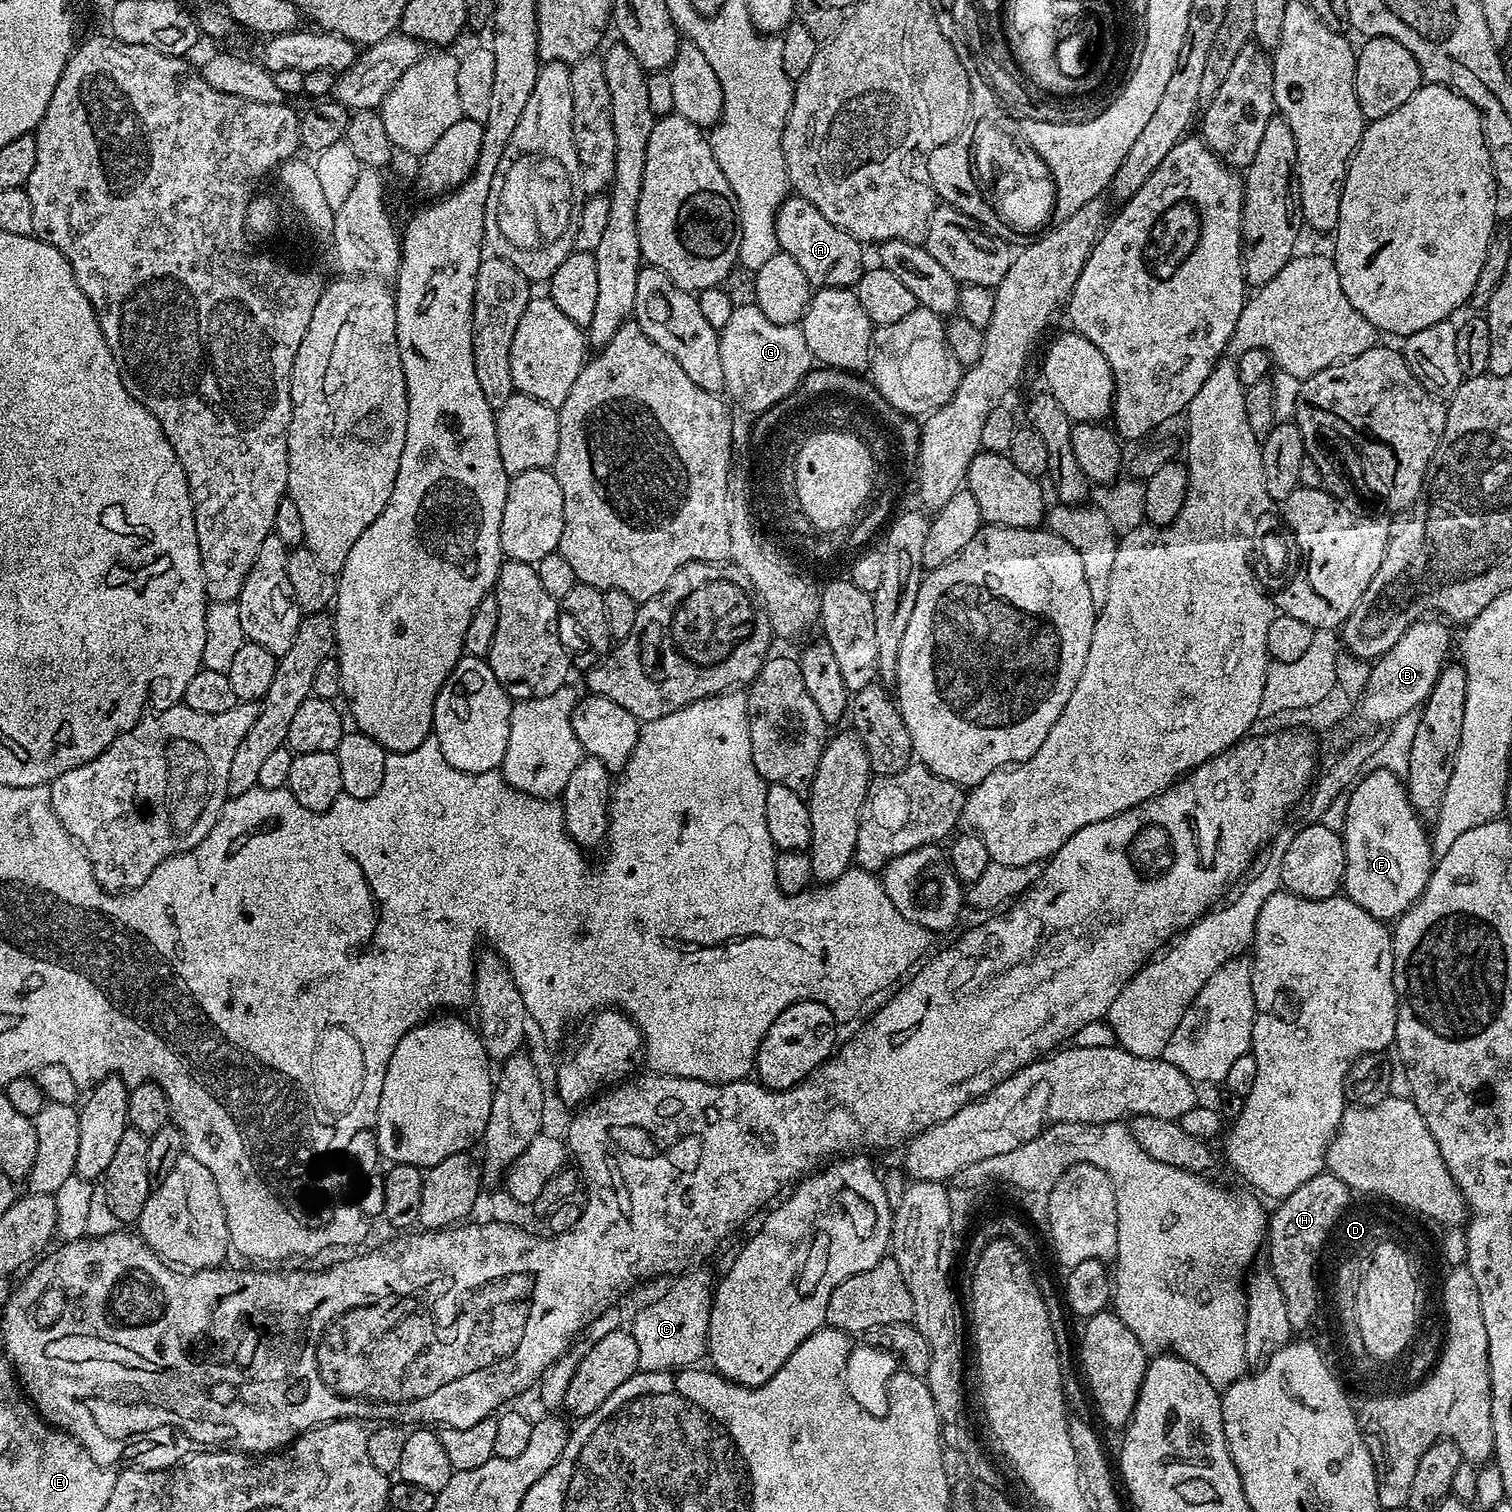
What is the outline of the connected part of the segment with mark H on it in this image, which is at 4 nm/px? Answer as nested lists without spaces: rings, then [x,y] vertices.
[[[1328,1177],[1310,1178],[1310,1182],[1302,1182],[1294,1194],[1290,1194],[1275,1205],[1276,1213],[1271,1213],[1268,1227],[1266,1229],[1266,1256],[1268,1252],[1268,1264],[1272,1277],[1282,1286],[1282,1298],[1286,1298],[1286,1310],[1290,1313],[1290,1326],[1302,1324],[1308,1319],[1308,1313],[1312,1312],[1315,1303],[1315,1288],[1312,1283],[1312,1262],[1316,1256],[1316,1249],[1324,1239],[1324,1233],[1329,1224],[1335,1220],[1337,1212],[1340,1212],[1341,1205],[1345,1202],[1344,1185],[1336,1183]]]

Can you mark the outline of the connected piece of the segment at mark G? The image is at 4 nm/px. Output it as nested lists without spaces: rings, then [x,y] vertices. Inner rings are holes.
[[[751,304],[750,306],[738,306],[733,308],[730,314],[729,321],[726,322],[724,328],[719,329],[720,333],[720,353],[722,354],[722,374],[724,375],[724,392],[730,397],[732,395],[731,403],[733,405],[741,404],[746,411],[752,412],[751,414],[759,414],[766,411],[768,408],[778,403],[780,399],[786,398],[792,391],[794,391],[802,383],[803,378],[808,372],[814,368],[814,361],[812,358],[812,351],[810,346],[806,346],[806,338],[804,337],[803,327],[796,324],[779,324],[778,322],[770,322],[770,318],[766,318],[766,314],[762,314],[762,310],[757,304]]]

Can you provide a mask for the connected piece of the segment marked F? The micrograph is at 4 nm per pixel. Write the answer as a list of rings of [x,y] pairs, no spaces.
[[[1385,768],[1361,775],[1347,798],[1342,829],[1346,850],[1343,895],[1374,918],[1395,922],[1415,904],[1432,877],[1434,857],[1425,821],[1408,801],[1405,781]]]

